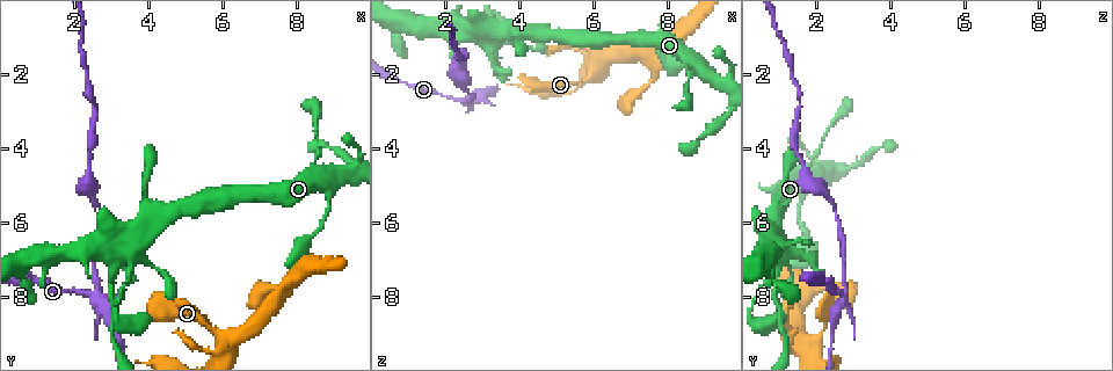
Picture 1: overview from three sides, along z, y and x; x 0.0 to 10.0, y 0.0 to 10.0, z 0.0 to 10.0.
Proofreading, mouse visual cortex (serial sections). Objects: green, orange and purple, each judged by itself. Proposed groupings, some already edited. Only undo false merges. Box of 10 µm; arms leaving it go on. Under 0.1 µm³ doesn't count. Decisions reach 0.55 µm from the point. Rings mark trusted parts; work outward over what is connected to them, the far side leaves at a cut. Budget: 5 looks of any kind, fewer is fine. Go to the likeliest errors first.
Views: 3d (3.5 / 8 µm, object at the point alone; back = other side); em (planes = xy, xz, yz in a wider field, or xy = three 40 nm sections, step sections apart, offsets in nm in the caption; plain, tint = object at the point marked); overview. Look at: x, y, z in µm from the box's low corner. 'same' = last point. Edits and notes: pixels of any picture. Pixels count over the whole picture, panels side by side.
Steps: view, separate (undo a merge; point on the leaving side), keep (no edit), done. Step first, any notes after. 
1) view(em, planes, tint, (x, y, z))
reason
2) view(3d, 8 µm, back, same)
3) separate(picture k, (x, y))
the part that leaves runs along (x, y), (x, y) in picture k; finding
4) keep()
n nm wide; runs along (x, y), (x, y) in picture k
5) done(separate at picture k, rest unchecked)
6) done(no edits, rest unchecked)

view(3d, 3.5 µm, (2.35, 7.85, 2.70))
thick turns thin

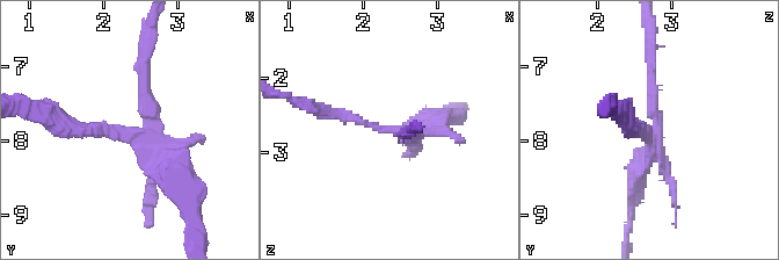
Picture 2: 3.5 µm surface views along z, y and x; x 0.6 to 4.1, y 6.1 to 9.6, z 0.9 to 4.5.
view(em, xy, step 2, tint, (2.40, 7.90, 2.75))

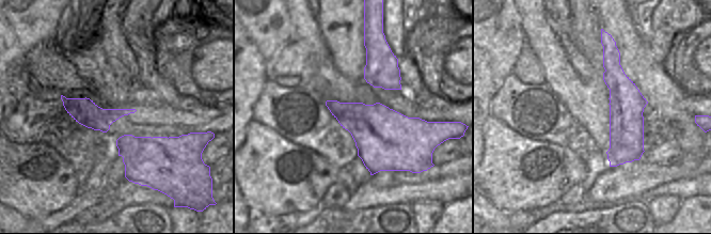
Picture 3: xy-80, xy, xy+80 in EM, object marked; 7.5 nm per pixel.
separate(picture 2, (652, 85))
the part that leaves runs along (655, 129), (649, 33) in picture 2; a second cell is stuck on

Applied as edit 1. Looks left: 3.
view(overview)
redraw

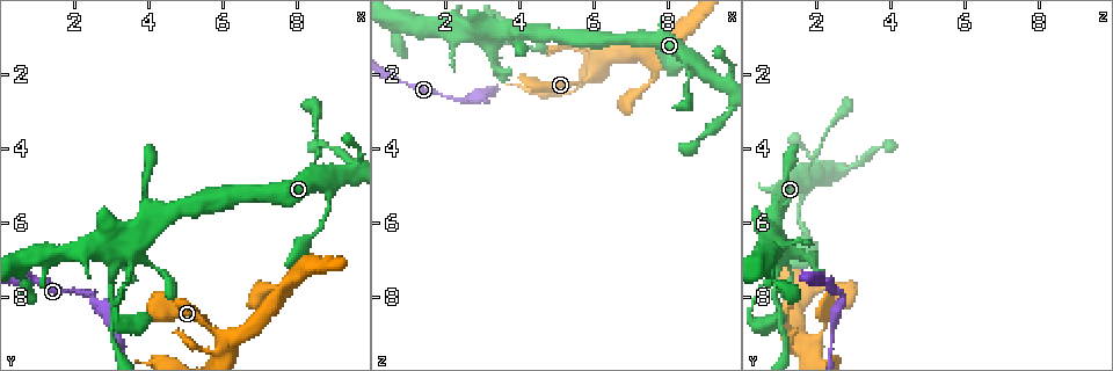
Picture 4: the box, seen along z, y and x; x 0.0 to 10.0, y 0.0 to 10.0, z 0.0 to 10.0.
view(3d, 3.5 µm, (6.10, 9.25, 1.80))
two arms in line, one across

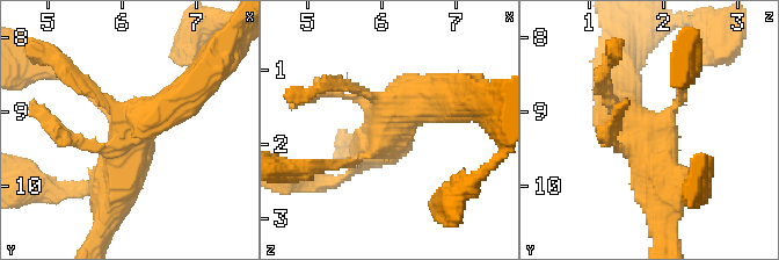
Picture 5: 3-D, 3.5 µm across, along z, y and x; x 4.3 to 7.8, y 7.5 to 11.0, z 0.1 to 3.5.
view(em, xy, step 3, tint, (6.10, 9.25, 1.85))

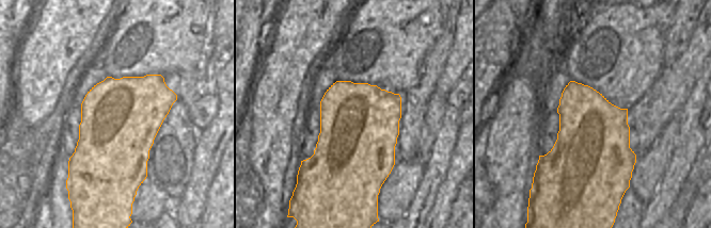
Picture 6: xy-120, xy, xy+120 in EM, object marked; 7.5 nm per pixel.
keep()
runs along (341, 164), (441, 95) in picture 5; one cell here

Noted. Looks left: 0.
done(separate at picture 2, rest unchecked)

